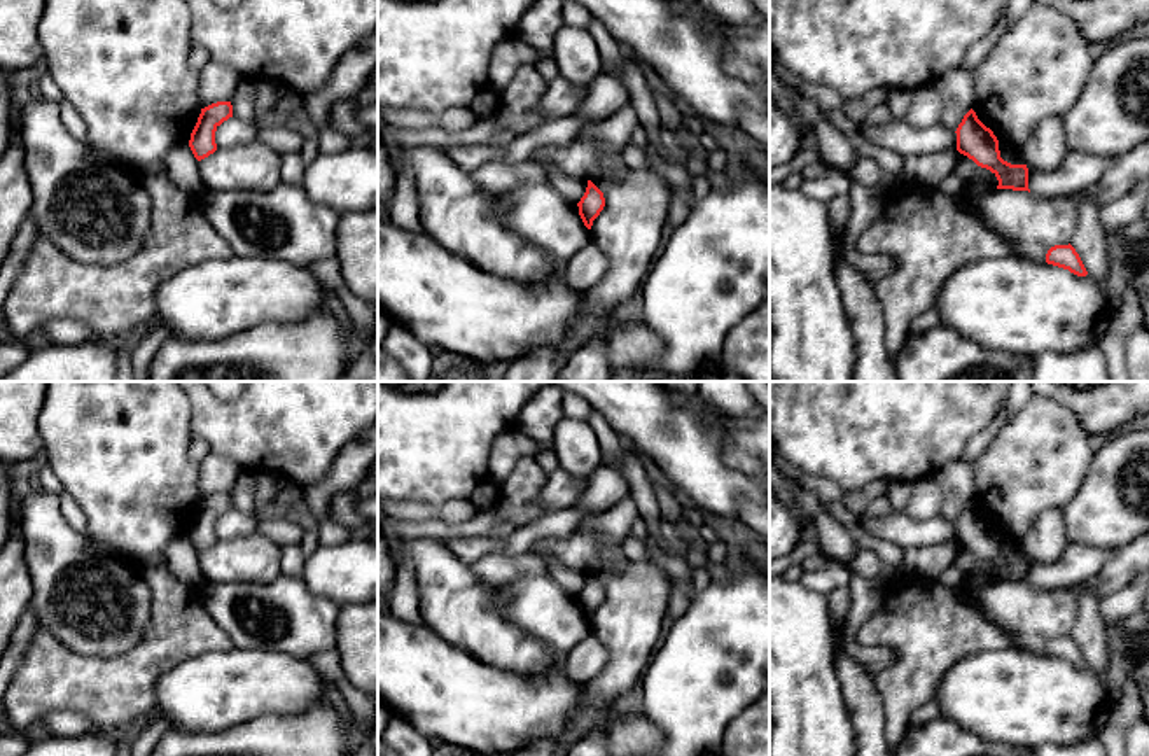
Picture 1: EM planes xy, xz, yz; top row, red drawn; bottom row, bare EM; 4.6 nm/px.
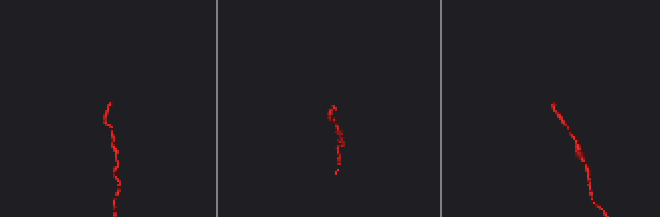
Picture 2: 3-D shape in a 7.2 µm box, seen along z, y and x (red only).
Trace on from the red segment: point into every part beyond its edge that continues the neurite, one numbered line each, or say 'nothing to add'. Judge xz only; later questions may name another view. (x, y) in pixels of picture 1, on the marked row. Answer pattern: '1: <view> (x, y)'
nothing to add

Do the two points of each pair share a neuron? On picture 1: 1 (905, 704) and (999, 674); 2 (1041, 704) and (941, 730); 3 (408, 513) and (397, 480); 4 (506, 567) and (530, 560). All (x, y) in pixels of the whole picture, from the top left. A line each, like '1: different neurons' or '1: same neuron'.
1: different neurons
2: different neurons
3: different neurons
4: same neuron

